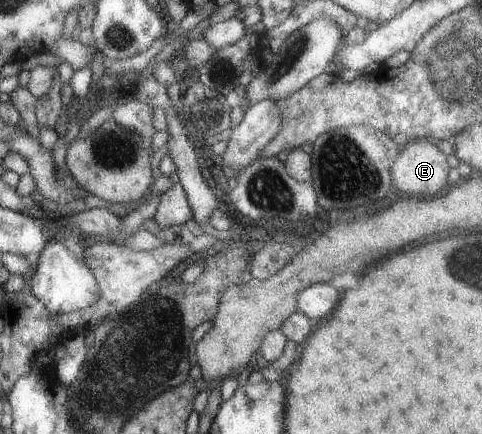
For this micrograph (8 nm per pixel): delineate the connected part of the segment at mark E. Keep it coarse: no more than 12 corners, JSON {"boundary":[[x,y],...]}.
{"boundary":[[434,141],[400,148],[391,184],[435,196],[447,181],[447,160]]}

